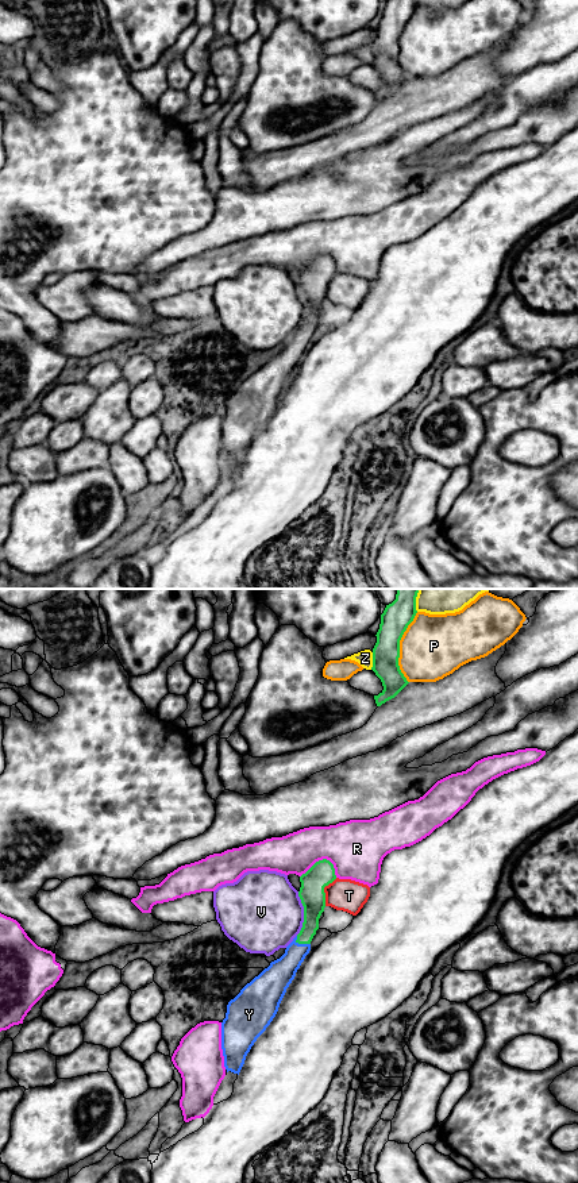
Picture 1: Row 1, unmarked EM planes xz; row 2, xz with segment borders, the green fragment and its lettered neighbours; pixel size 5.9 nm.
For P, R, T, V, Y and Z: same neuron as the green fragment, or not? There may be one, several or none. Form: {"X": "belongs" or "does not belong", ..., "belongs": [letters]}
{"P": "does not belong", "R": "does not belong", "T": "does not belong", "V": "does not belong", "Y": "belongs", "Z": "does not belong", "belongs": ["Y"]}

